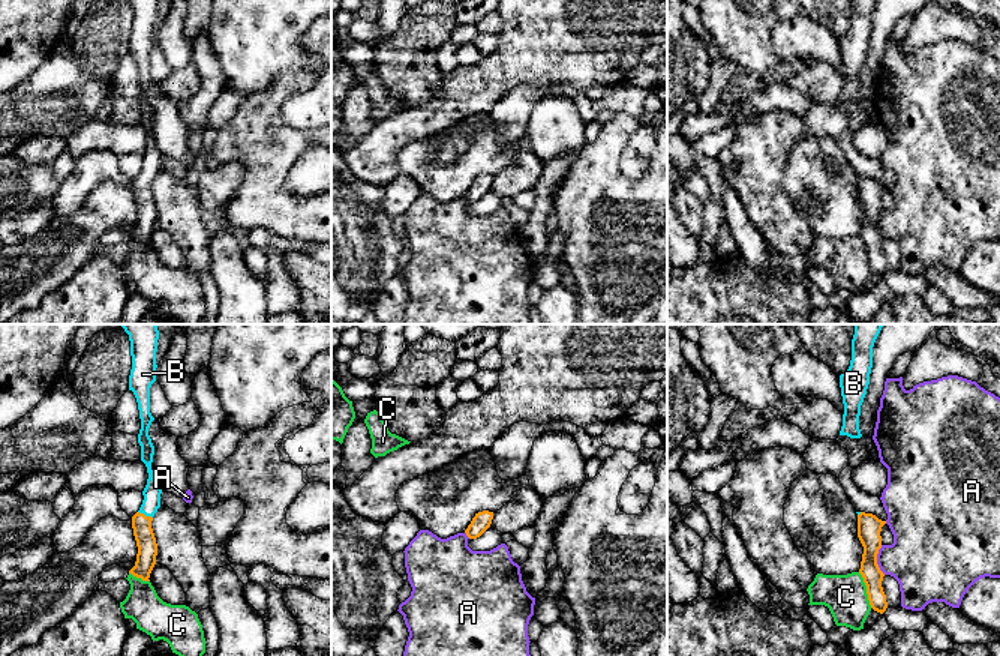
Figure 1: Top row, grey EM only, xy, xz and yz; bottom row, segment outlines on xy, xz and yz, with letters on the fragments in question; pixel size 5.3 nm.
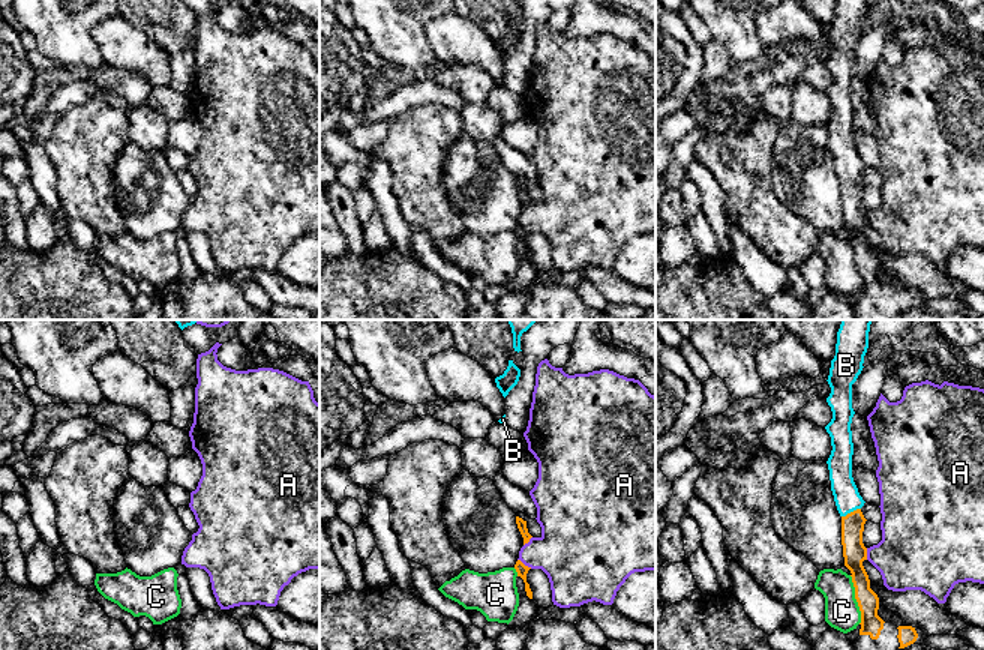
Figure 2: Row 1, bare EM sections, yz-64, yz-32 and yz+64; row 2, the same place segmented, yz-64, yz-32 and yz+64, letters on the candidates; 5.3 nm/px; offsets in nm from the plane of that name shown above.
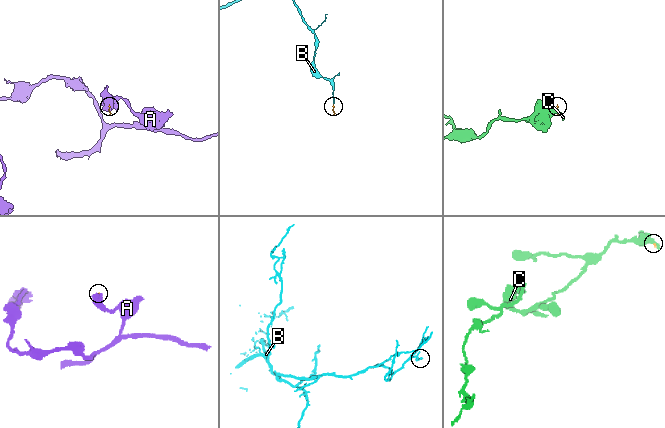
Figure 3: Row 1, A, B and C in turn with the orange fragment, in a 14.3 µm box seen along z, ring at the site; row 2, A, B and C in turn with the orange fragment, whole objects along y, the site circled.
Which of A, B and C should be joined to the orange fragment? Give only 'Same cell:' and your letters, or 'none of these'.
Same cell: B

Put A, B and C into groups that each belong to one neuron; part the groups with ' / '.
A / B / C

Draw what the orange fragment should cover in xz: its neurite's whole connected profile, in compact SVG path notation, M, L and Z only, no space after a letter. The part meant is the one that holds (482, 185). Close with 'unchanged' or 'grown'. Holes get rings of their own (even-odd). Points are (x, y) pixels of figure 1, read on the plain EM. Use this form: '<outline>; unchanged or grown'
M483 174L483 176L475 177L471 188L465 194L466 200L469 203L480 201L490 191L492 183L493 183L493 176Z; unchanged

